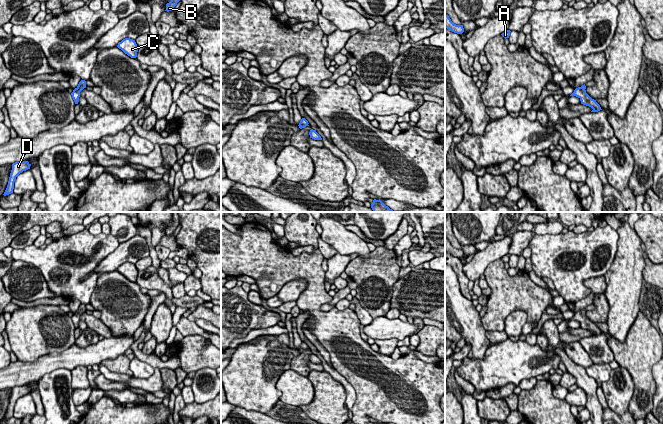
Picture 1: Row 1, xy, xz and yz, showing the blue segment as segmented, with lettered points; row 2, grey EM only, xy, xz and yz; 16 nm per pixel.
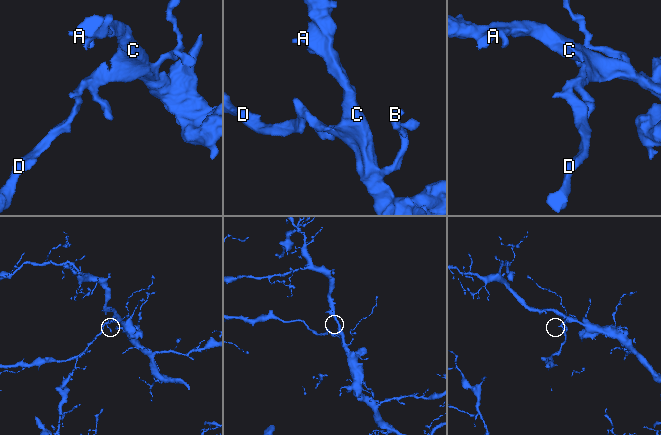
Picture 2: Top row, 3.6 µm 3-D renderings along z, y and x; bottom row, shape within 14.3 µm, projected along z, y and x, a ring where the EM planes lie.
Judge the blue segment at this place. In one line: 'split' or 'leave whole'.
leave whole

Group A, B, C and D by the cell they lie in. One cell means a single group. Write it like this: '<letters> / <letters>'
A B C D

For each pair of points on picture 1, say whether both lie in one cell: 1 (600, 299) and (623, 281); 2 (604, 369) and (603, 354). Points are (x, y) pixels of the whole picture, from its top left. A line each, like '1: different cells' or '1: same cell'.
1: different cells
2: different cells

